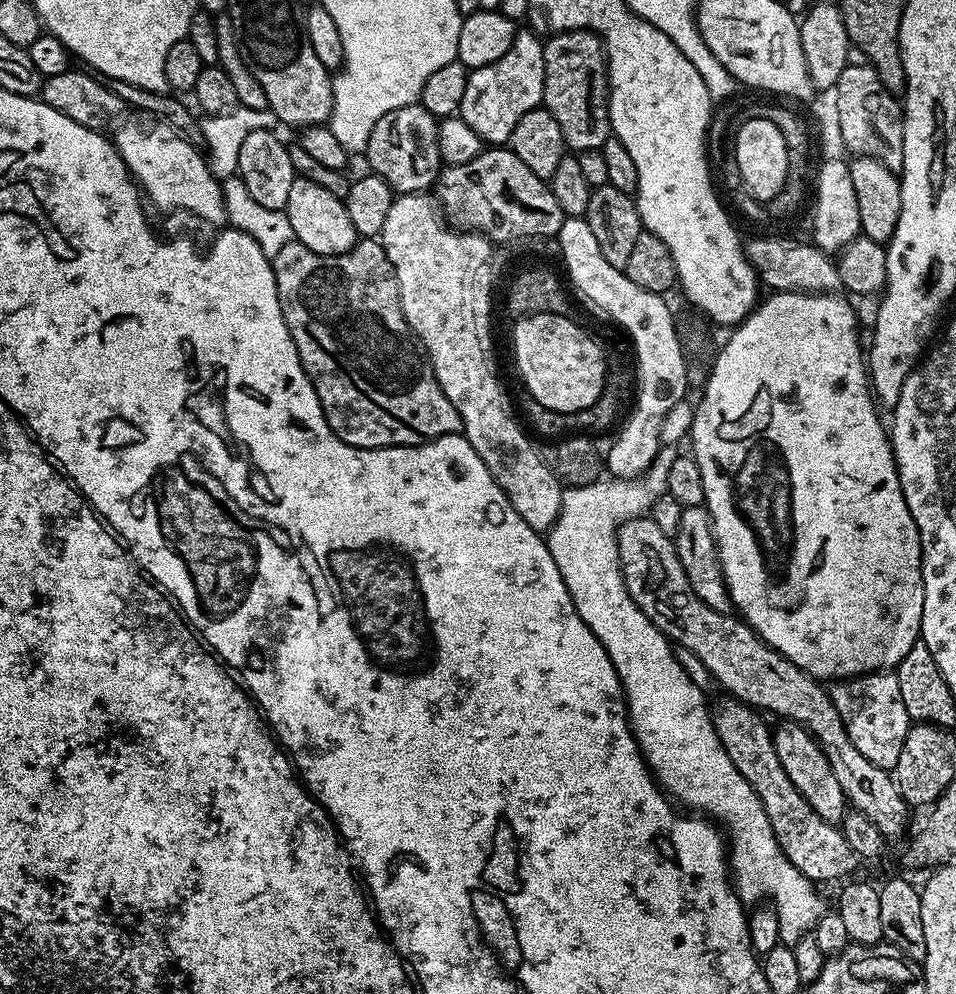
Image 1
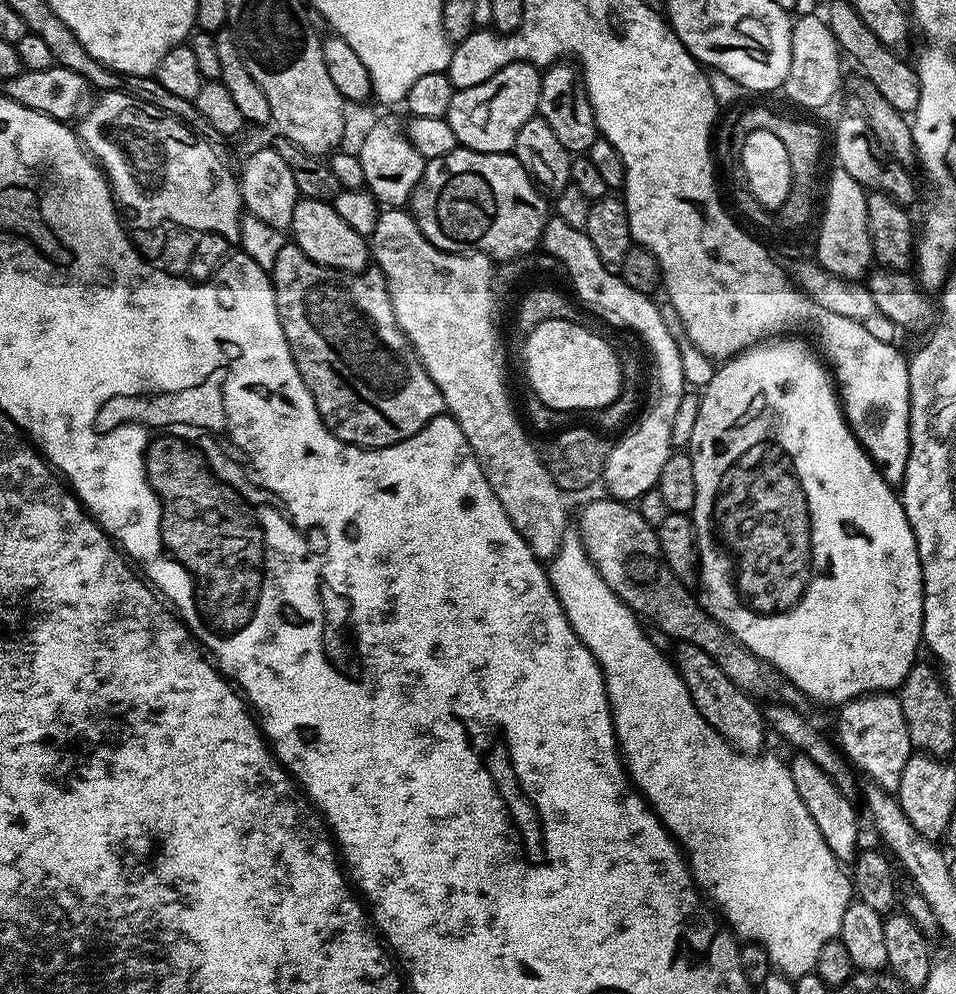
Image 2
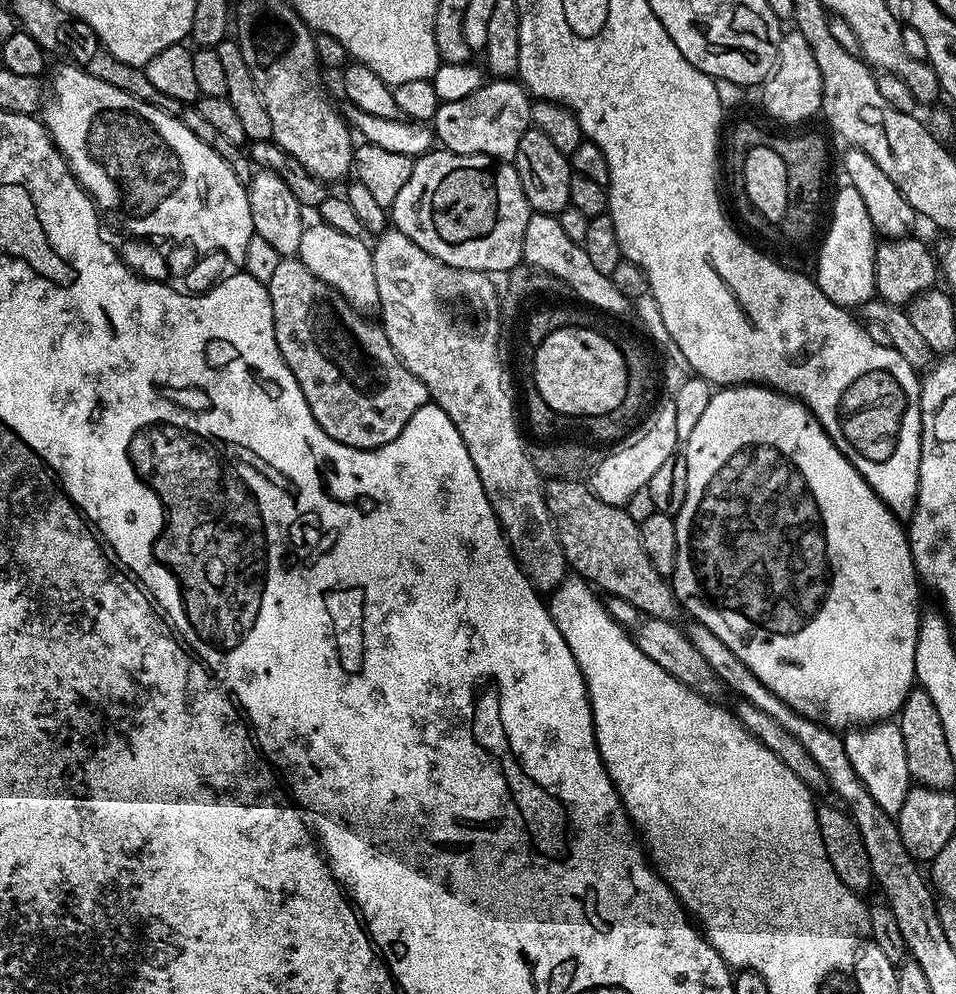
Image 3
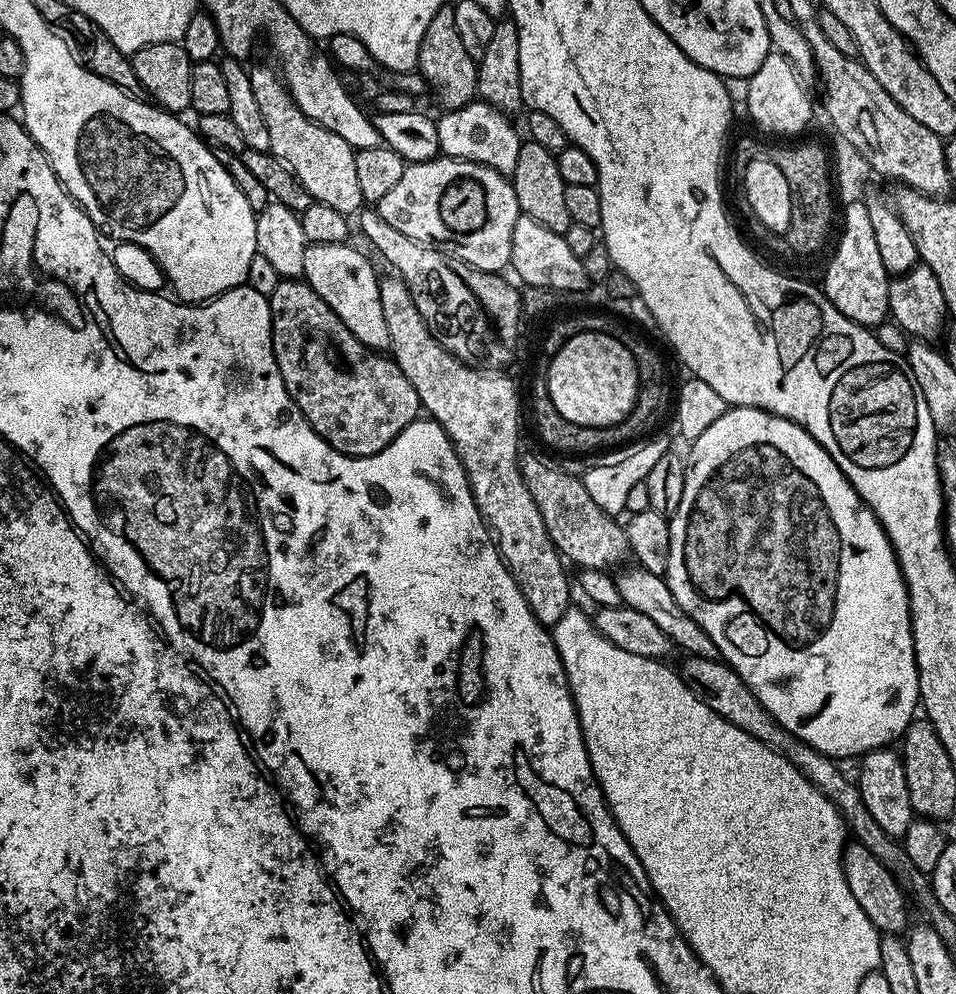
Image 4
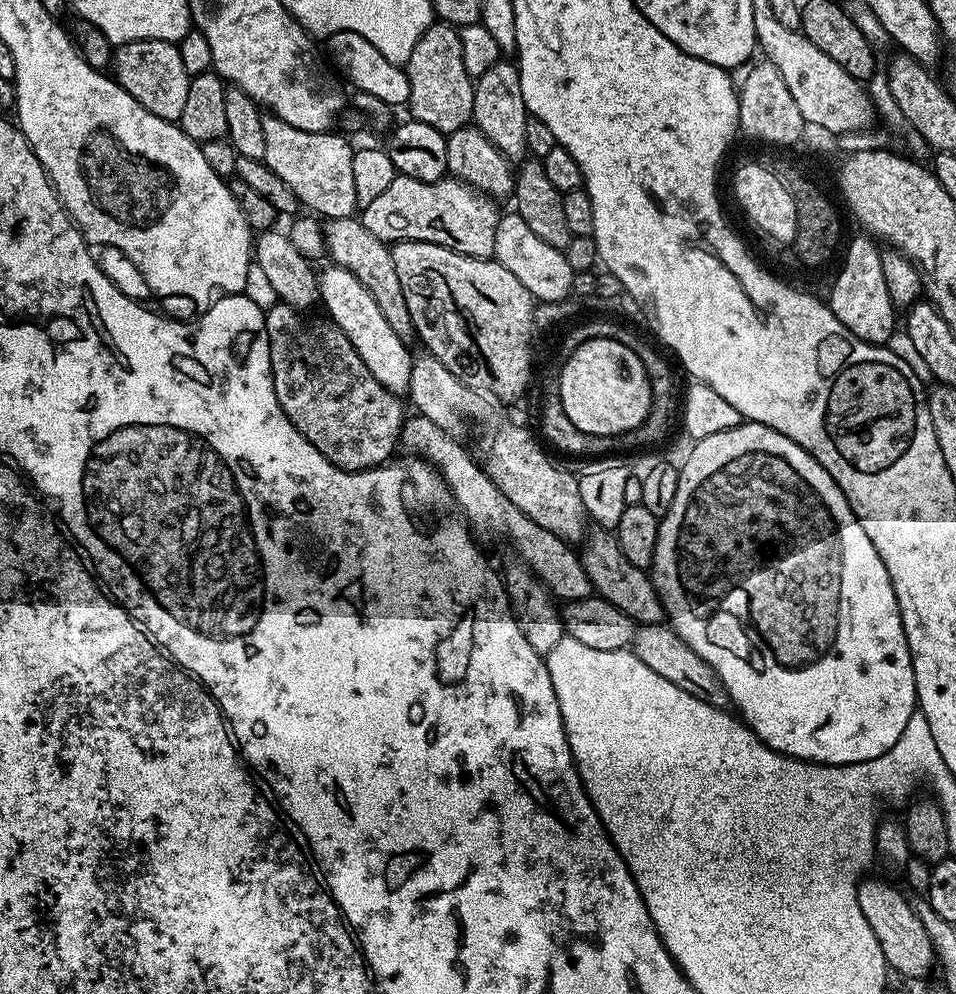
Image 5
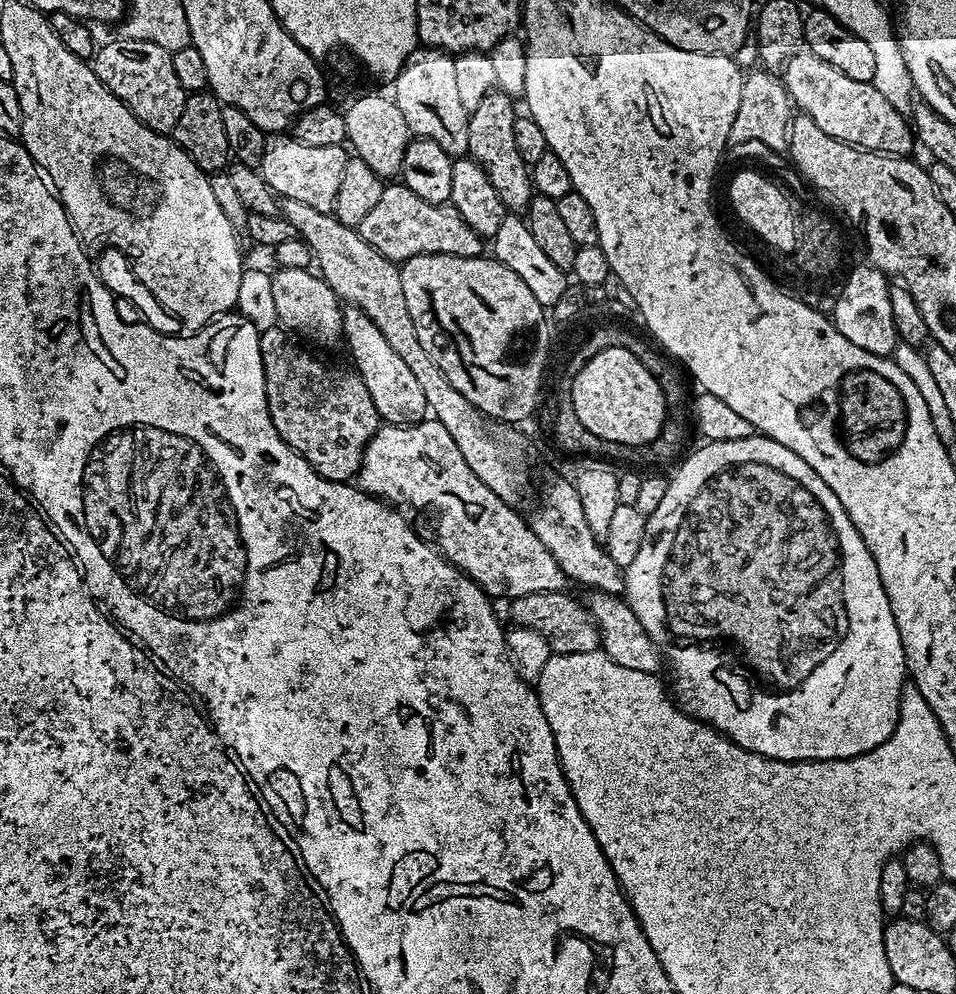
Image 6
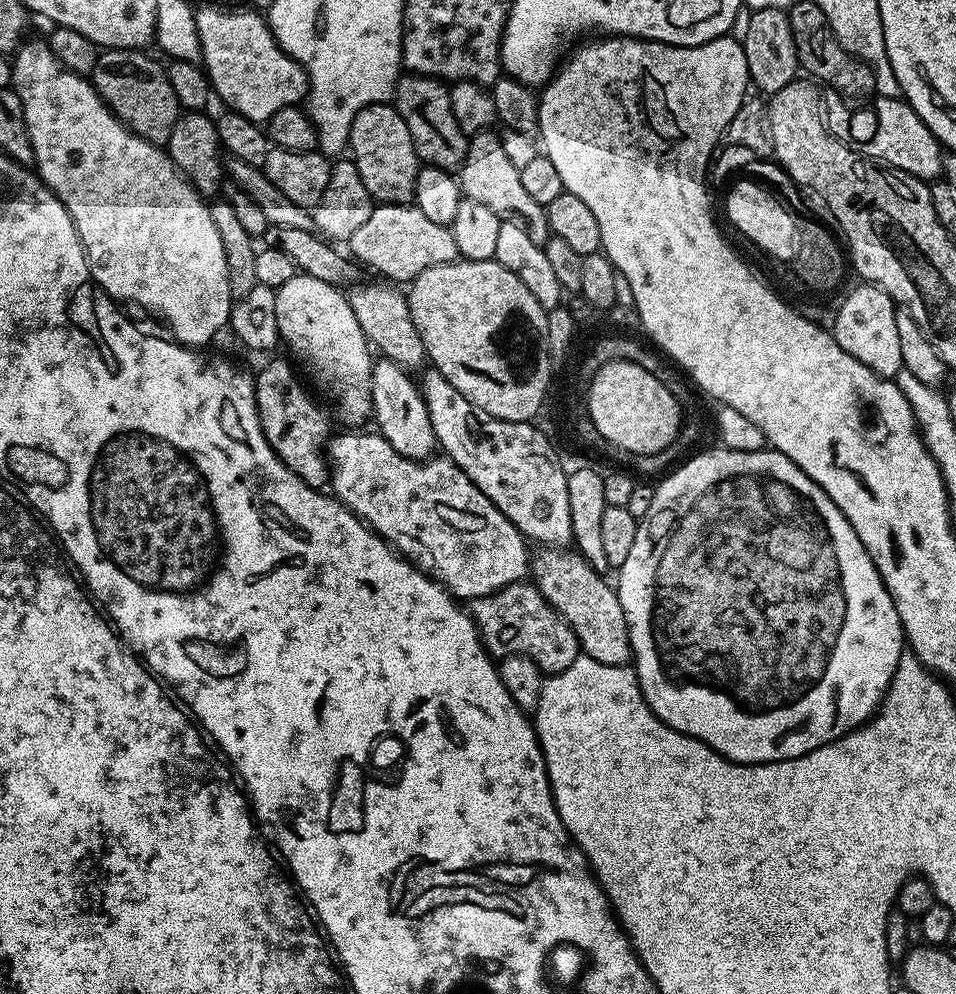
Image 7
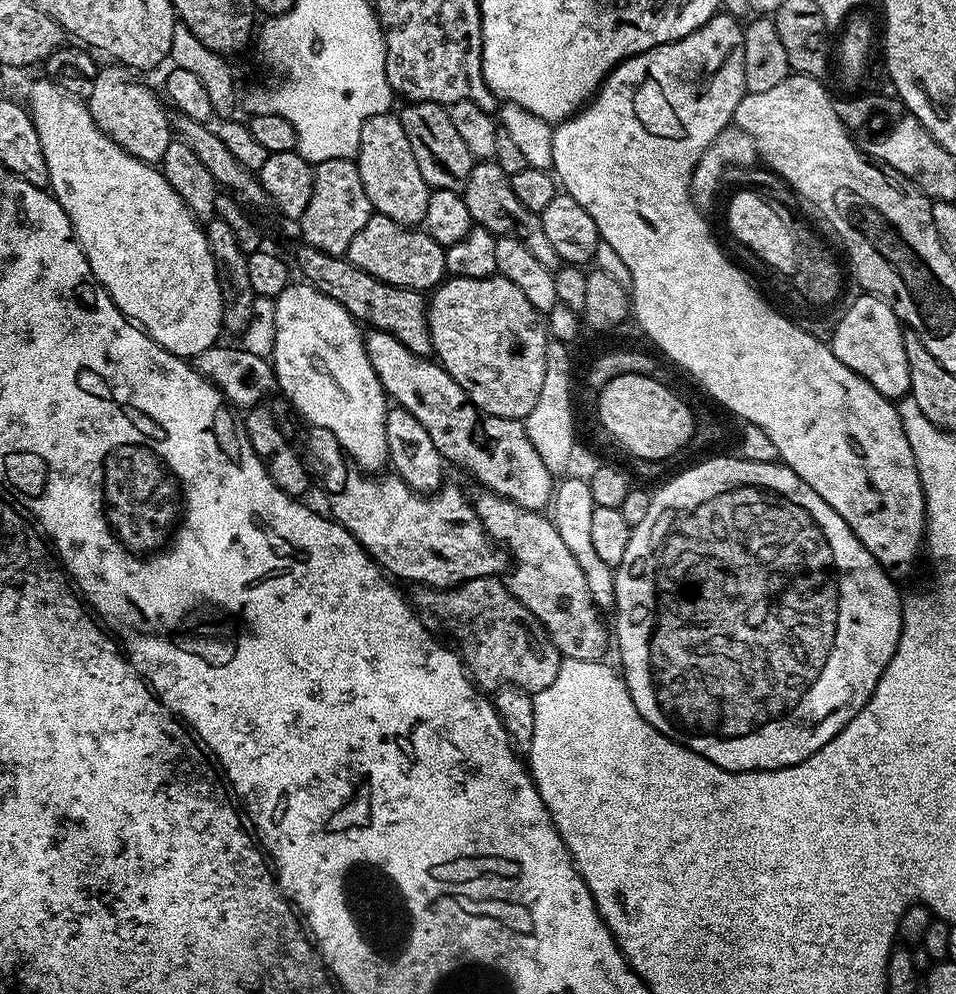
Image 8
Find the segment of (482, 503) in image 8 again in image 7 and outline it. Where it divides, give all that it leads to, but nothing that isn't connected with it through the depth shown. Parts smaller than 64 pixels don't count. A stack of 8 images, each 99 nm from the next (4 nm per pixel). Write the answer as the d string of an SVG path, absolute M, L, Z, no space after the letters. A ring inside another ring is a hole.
M547 546L530 560L530 580L550 606L566 621L578 638L583 655L610 666L624 666L632 660L626 614L615 587L592 569L583 556L572 550Z

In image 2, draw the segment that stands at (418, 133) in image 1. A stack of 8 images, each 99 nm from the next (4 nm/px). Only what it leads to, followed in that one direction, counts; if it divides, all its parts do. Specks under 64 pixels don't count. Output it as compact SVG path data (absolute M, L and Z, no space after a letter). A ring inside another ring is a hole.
M384 116L377 124L370 125L368 133L360 140L358 155L362 162L362 174L366 174L364 188L376 203L384 208L404 208L422 178L426 161L410 142L407 131L402 130L402 124L392 116Z

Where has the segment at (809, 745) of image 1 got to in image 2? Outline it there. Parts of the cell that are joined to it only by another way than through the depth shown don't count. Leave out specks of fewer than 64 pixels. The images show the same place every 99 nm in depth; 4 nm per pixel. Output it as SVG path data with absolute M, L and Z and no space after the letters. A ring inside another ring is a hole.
M793 755L793 760L787 761L790 778L794 778L794 787L798 789L798 798L802 798L802 806L810 810L810 818L814 818L814 826L826 838L826 846L836 856L837 861L852 862L858 853L860 844L860 820L856 817L856 808L849 797L809 756Z

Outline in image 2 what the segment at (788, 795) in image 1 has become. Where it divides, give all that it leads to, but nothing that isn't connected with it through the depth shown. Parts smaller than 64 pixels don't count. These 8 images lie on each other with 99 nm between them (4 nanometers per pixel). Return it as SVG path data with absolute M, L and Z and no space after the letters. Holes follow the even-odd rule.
M677 643L675 647L676 670L680 673L698 714L702 714L708 725L736 751L759 753L763 749L760 747L764 744L764 732L766 733L766 721L761 705L756 705L757 701L749 693L742 691L734 682L730 682L722 666L718 666L718 662L714 662L714 658L706 654L706 650L698 650L698 646L693 644Z

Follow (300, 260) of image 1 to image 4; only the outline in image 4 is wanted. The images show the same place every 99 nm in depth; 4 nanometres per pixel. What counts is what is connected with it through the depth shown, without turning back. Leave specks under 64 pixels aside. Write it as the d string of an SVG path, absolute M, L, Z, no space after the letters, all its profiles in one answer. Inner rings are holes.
M281 279L274 294L268 297L268 305L272 315L272 349L282 382L313 430L334 450L346 456L378 454L411 420L421 415L418 394L395 361L358 342L346 322L303 279Z

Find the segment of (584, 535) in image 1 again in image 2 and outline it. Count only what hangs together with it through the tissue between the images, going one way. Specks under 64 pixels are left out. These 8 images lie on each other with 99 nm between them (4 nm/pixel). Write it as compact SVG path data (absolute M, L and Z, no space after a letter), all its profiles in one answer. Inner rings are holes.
M565 535L560 549L553 554L551 560L547 561L546 571L550 586L570 622L574 634L578 634L578 638L588 647L590 654L594 654L604 675L608 705L612 711L612 725L616 728L616 743L620 749L624 766L628 770L628 779L632 781L636 791L648 801L648 807L664 823L664 829L668 831L668 835L680 845L688 861L688 867L692 869L692 879L695 880L697 888L707 899L709 896L716 903L715 911L722 917L723 923L741 941L760 944L769 956L769 962L775 971L793 978L809 975L815 969L822 950L839 937L838 921L842 918L844 911L852 905L854 893L851 875L846 871L845 865L838 862L836 856L826 846L826 838L822 838L818 826L814 826L814 818L810 818L810 810L806 810L802 806L802 798L798 798L798 789L794 787L794 778L790 778L787 763L783 759L780 761L776 756L738 752L708 725L706 718L702 718L702 714L698 714L698 710L682 682L680 673L676 670L675 663L669 657L667 660L656 649L657 641L648 637L647 631L636 613L620 601L618 594L614 594L614 590L610 590L610 586L606 586L602 574L598 574L594 562L586 554L579 535Z

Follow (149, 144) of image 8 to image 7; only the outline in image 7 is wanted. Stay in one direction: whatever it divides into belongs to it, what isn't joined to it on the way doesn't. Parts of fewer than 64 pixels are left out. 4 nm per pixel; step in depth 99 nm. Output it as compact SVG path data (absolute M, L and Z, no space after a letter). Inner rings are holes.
M109 48L101 51L97 58L97 64L90 75L90 83L104 101L104 105L122 121L135 136L149 140L157 146L167 145L170 138L170 130L174 128L174 122L182 114L178 98L174 98L174 90L170 90L167 71L156 60L148 57L149 53L134 48Z

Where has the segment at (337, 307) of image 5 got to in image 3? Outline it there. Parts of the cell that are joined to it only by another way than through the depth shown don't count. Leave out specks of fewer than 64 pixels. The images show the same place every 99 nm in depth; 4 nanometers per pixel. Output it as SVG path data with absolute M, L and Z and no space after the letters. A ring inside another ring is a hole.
M323 222L309 223L302 234L298 259L322 282L326 282L342 298L357 310L375 309L380 303L378 282L374 278L374 262L371 247L358 236L341 234L334 226Z

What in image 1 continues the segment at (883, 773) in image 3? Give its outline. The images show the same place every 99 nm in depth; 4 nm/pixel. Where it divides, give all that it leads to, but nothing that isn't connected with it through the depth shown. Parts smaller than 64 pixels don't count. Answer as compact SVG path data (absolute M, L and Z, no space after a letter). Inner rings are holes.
M895 671L849 676L847 680L835 681L830 691L838 714L842 714L842 726L846 726L846 734L850 734L850 742L854 742L862 758L870 758L874 766L895 769L898 754L902 754L902 742L906 742L910 727Z

